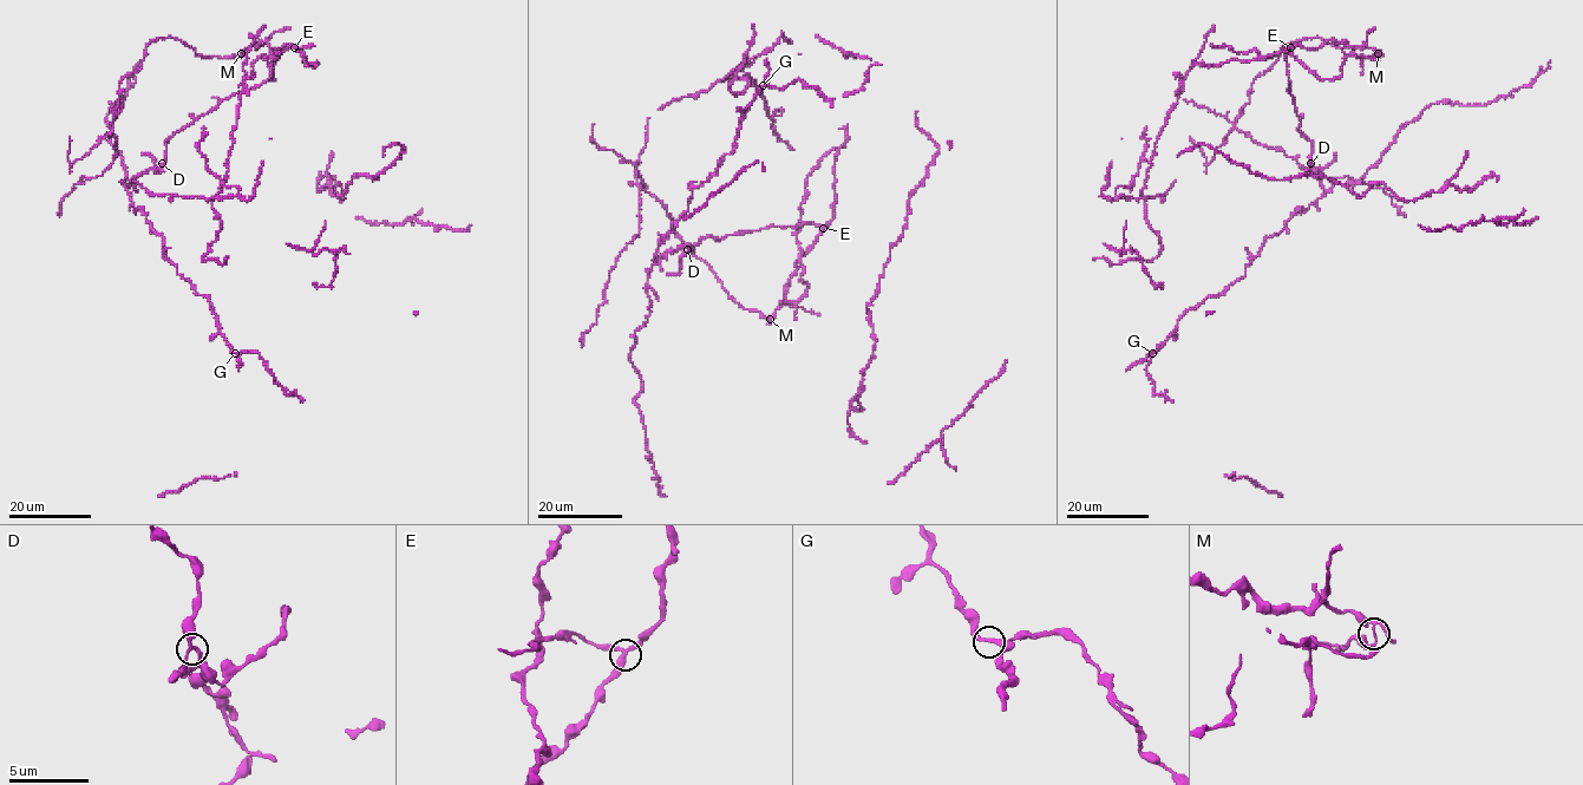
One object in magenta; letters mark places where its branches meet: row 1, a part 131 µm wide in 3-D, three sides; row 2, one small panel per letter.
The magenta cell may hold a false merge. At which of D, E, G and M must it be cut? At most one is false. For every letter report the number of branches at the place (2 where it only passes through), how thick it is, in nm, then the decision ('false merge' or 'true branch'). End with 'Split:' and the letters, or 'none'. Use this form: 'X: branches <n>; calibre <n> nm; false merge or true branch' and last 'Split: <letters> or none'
D: branches 3; calibre 240 nm; true branch
E: branches 3; calibre 300 nm; true branch
G: branches 3; calibre 220 nm; true branch
M: branches 3; calibre 150 nm; false merge
Split: M

